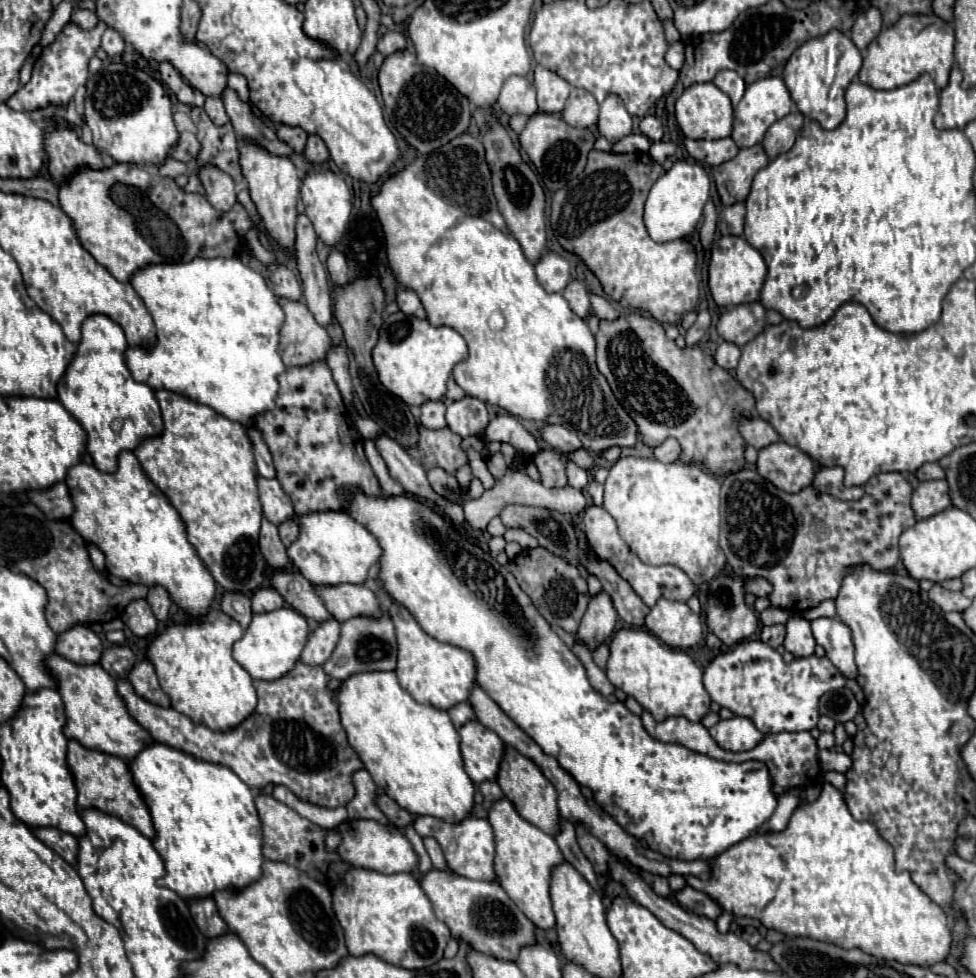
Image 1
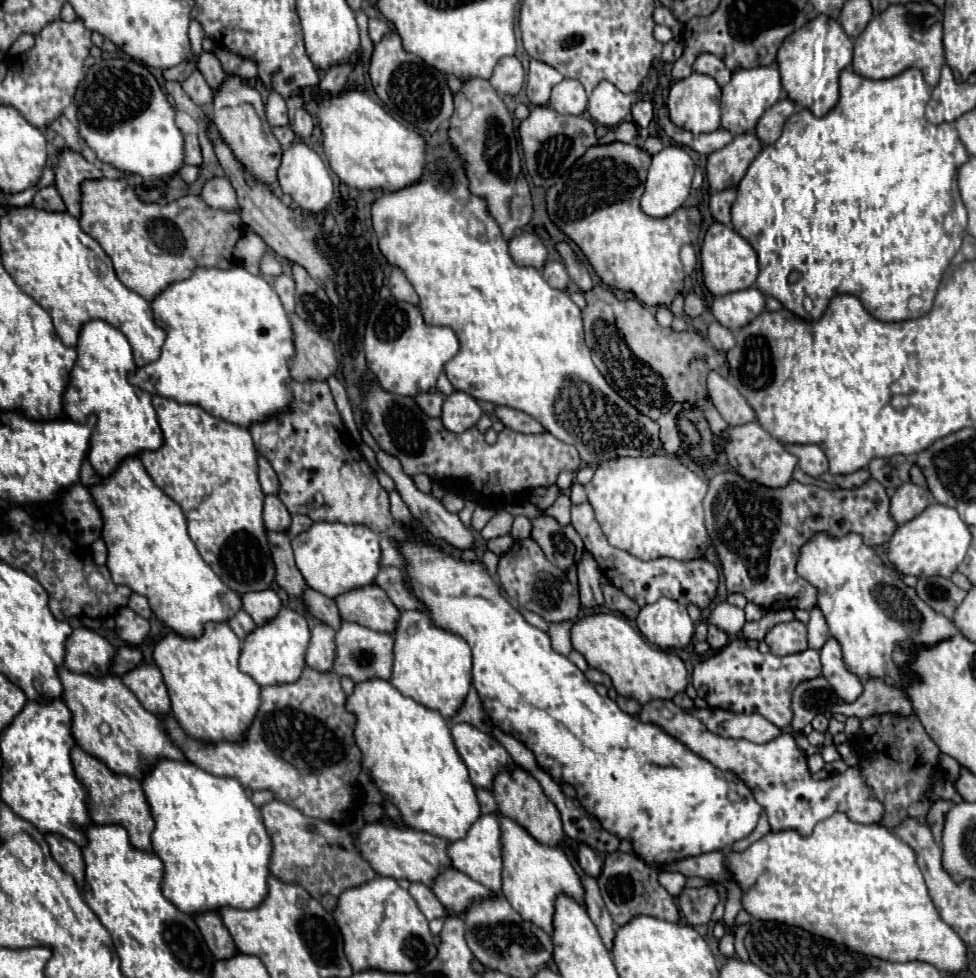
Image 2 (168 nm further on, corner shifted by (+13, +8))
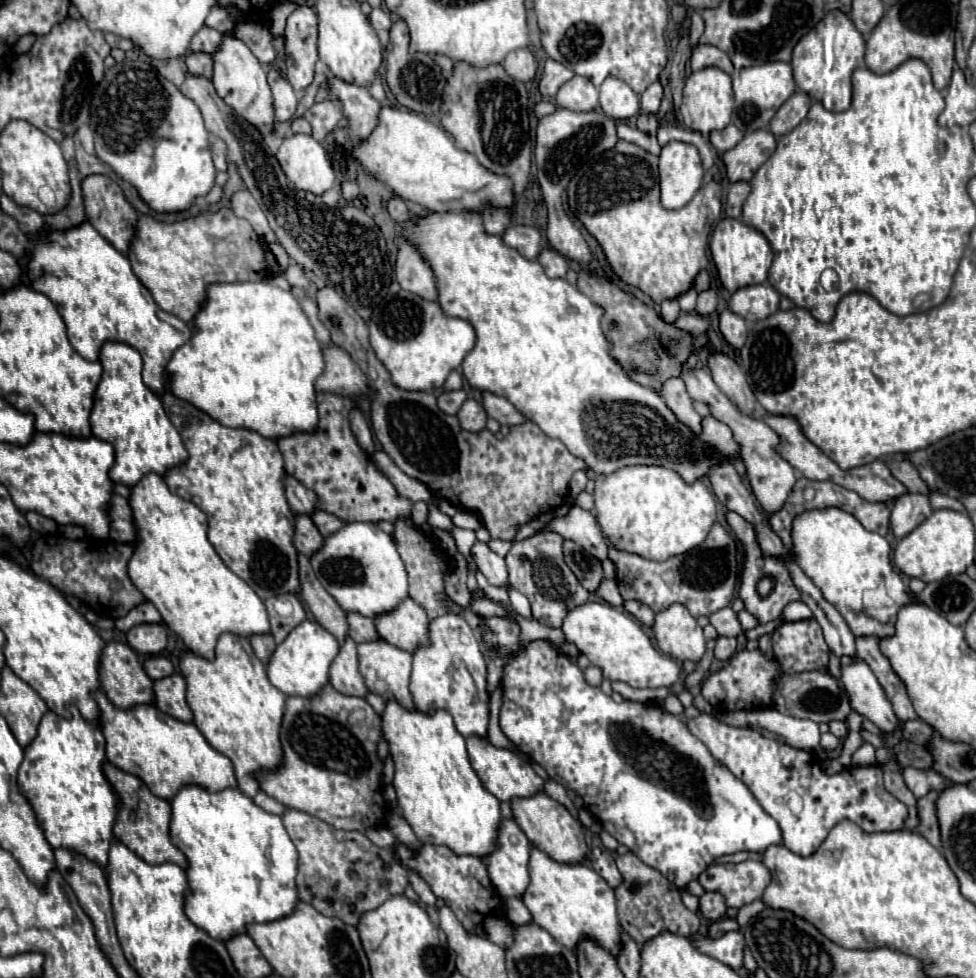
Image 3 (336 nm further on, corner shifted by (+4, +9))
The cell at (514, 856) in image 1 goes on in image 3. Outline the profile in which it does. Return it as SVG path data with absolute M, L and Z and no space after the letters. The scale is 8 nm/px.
M531 844L529 856L529 886L523 902L529 908L533 922L549 930L557 942L573 950L583 936L593 936L613 956L619 952L619 920L615 908L615 894L611 886L587 864L561 864Z

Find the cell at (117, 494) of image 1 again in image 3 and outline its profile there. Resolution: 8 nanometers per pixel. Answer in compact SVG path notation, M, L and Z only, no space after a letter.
M149 472L131 488L129 506L137 526L135 552L127 566L129 580L159 610L163 622L179 634L191 652L213 658L217 638L223 632L245 638L269 632L261 598L221 562L207 540L207 518L193 502L171 494L163 478Z

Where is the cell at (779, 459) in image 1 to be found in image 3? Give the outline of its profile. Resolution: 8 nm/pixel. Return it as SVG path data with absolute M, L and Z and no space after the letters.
M683 368L681 378L687 384L689 396L693 400L705 402L709 406L709 410L711 410L711 416L717 418L719 422L725 422L725 426L729 426L733 430L733 440L741 448L741 460L743 460L743 464L747 468L747 478L749 478L749 484L751 484L751 490L755 494L755 498L759 500L759 504L763 506L765 512L769 512L769 514L777 512L785 504L789 490L795 484L795 468L785 458L781 458L781 454L777 452L779 436L763 420L753 418L753 416L743 416L729 402L729 398L715 386L711 374L707 374L705 370L697 370L697 368L687 370L687 368Z

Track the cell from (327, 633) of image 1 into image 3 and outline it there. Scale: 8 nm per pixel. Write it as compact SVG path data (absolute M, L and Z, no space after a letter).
M347 638L347 640L339 646L339 654L337 654L337 658L331 662L329 682L333 684L333 688L335 688L337 692L347 694L347 696L365 696L365 694L367 694L363 676L359 674L359 668L357 668L355 642L353 642L351 638Z

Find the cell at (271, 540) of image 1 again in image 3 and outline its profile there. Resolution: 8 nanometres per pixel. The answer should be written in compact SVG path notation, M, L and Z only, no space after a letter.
M299 554L299 580L301 580L301 600L309 606L315 620L329 630L339 642L347 638L347 622L345 612L339 608L339 604L329 596L329 592L321 586L317 580L309 558L305 554Z

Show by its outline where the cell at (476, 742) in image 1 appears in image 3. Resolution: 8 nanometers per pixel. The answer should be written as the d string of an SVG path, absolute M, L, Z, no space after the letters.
M467 736L465 740L467 740L467 752L469 752L471 766L475 768L477 776L483 782L483 786L495 798L499 798L503 802L509 802L515 796L533 796L533 794L543 790L543 778L539 778L535 774L535 770L521 756L517 756L515 752L493 746L485 736Z

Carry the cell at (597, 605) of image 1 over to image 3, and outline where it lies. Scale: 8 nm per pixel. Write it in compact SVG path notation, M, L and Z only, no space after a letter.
M571 506L567 516L553 518L541 530L553 530L563 538L571 538L597 560L607 560L607 544L601 536L601 530L597 528L595 516L587 510L581 510L579 506Z

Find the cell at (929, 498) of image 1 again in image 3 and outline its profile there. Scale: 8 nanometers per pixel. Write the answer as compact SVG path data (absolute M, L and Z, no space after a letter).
M903 494L895 500L891 510L891 530L897 538L903 538L917 528L925 518L933 514L929 498L925 494Z

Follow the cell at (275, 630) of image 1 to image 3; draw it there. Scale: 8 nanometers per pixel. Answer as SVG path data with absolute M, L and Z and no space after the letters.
M305 620L295 626L269 656L269 662L265 664L267 678L285 696L313 696L321 686L329 682L329 664L337 656L337 652L339 642L335 640L335 636L329 634L319 622Z

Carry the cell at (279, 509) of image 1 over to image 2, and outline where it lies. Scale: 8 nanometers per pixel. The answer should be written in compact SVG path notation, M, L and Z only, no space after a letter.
M268 495L266 503L264 503L264 525L266 525L266 529L286 533L290 529L290 519L292 519L292 515L288 513L286 505L276 495Z

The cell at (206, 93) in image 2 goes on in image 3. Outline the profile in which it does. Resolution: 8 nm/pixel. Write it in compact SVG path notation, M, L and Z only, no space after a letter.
M189 52L185 56L185 62L187 62L187 68L189 68L191 74L201 74L203 78L211 80L211 76L213 76L213 60L211 60L209 54Z

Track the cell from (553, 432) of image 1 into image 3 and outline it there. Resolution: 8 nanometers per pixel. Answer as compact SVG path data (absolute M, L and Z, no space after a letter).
M483 392L483 406L491 418L495 418L499 424L507 426L519 426L521 422L527 422L527 418L507 400L501 396L495 396L491 392Z

